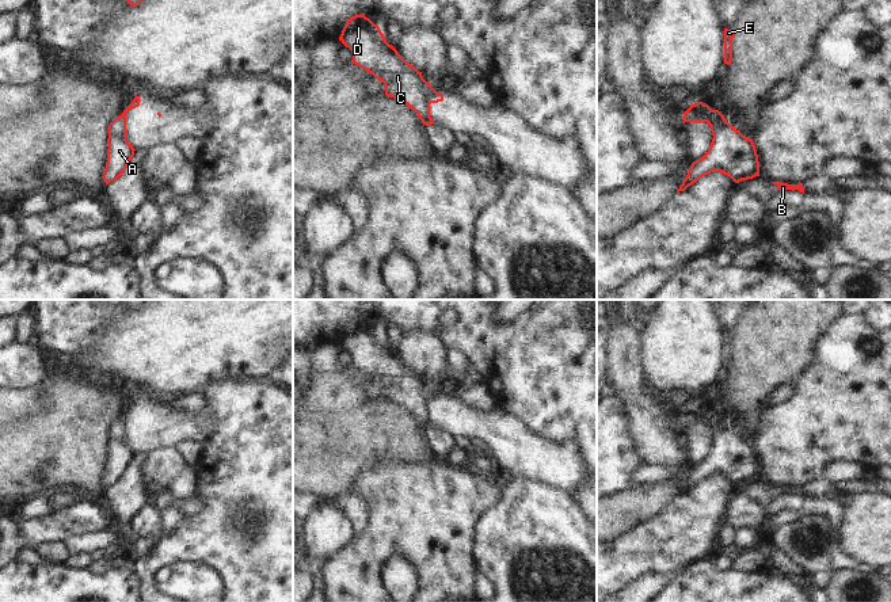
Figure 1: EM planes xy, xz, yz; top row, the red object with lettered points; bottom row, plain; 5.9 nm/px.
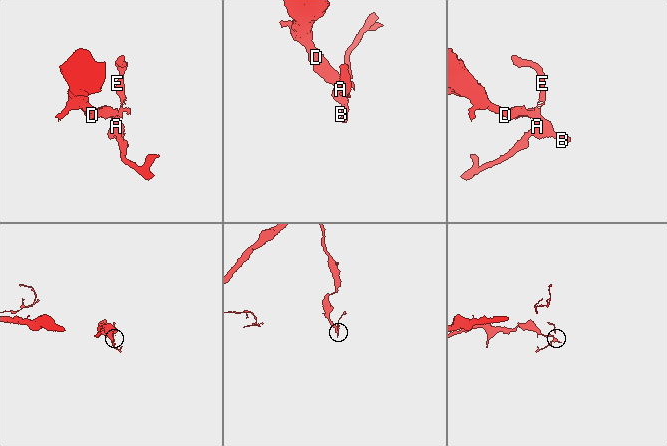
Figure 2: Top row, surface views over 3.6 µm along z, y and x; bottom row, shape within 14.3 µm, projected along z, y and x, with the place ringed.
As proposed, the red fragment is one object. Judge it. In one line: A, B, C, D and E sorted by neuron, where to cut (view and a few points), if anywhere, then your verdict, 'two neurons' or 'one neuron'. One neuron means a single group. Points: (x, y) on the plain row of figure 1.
A B C D / E | xz (436, 395), (427, 400), (426, 429) | two neurons

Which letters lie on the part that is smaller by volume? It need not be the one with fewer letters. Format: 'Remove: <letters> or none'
Remove: E

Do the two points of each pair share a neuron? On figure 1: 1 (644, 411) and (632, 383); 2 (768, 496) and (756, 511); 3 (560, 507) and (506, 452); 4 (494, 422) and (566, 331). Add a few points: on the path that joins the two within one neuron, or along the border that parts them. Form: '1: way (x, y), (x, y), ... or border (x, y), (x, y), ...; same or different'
1: way (642, 404), (632, 389); same
2: border (735, 491), (751, 498), (764, 507); different
3: border (514, 476), (543, 480), (564, 488); different
4: border (499, 407), (518, 415), (529, 427); different

